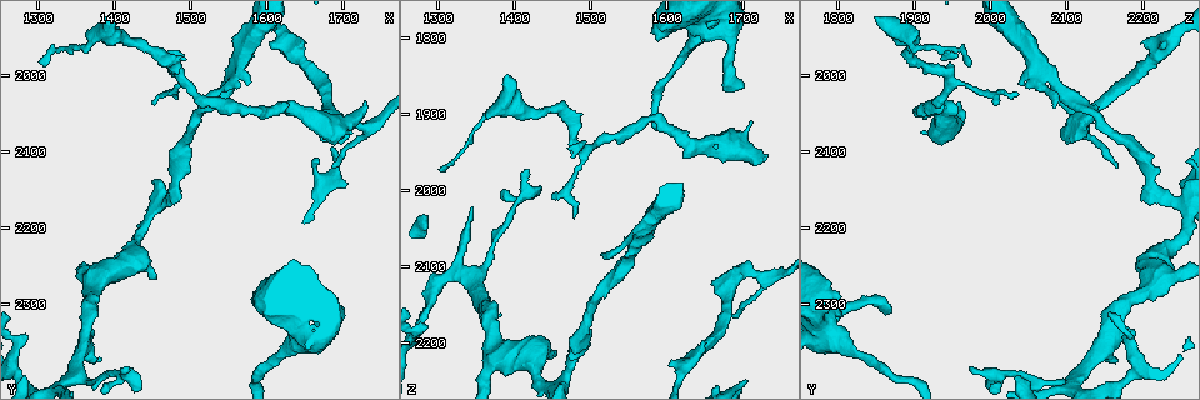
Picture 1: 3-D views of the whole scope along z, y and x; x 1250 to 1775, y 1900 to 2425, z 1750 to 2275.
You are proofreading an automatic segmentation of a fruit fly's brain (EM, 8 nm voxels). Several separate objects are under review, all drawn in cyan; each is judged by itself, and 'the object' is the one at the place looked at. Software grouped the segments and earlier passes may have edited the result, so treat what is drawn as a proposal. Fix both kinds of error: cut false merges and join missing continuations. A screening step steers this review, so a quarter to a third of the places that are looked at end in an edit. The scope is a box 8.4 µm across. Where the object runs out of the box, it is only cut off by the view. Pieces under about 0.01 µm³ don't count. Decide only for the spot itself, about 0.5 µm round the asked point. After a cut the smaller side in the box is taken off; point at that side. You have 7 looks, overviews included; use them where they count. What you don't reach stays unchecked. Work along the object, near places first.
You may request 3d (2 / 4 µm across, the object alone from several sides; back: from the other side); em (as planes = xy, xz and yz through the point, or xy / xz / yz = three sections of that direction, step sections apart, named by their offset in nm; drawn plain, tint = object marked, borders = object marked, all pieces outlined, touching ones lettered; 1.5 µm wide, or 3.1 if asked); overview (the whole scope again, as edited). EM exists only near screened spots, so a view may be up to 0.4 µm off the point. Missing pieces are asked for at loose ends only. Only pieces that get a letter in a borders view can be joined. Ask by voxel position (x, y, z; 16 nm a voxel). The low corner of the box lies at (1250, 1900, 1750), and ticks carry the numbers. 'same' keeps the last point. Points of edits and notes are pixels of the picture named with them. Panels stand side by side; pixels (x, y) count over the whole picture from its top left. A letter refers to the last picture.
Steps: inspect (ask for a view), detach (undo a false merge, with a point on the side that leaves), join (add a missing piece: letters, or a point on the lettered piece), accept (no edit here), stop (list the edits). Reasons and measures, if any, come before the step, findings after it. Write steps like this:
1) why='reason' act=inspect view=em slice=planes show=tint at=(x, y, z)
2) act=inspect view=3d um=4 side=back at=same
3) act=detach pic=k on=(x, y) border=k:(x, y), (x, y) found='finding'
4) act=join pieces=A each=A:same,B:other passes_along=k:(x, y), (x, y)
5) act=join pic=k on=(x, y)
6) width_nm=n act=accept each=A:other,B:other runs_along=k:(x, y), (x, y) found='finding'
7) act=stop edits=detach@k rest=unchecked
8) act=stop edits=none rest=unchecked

act=inspect view=3d um=2 at=(1695, 2310, 1860)

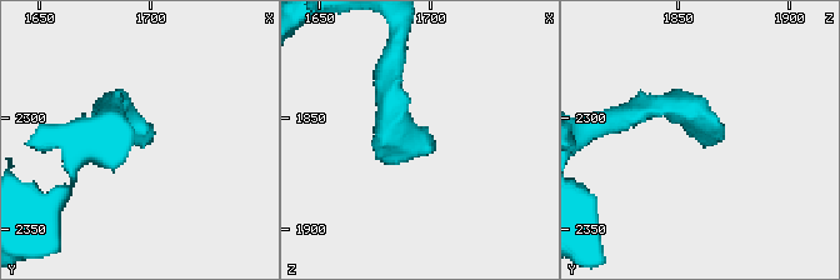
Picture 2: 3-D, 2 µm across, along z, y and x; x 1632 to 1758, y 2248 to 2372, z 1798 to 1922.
act=inspect view=em slice=planes show=borders at=(1699, 2313, 1862)

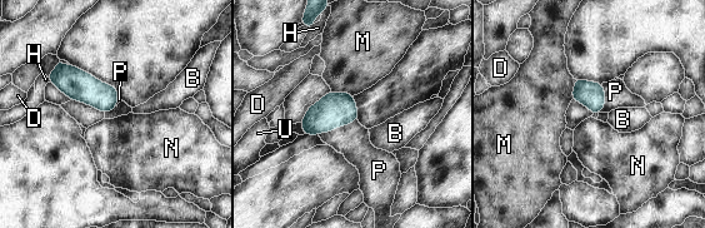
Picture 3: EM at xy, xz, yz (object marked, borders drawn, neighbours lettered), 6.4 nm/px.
act=join pieces=P each=B:other,D:other,H:other,M:other,N:other,P:same,U:other passes_along=3:(333, 110), (336, 127), (353, 140) found='the neuron continues'

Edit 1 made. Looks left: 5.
why='branch point' act=inspect view=3d um=4 at=(1725, 2065, 2110)

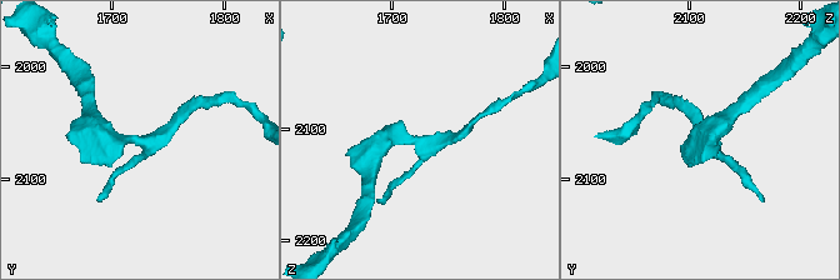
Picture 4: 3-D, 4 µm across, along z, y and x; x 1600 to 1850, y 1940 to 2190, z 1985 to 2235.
why='need the tissue' act=inspect view=em slice=planes show=borders at=(1726, 2068, 2116)

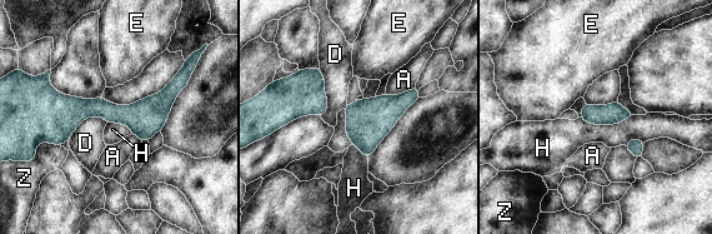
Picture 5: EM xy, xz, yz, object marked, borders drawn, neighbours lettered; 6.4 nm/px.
act=accept each=A:other,D:other,E:other,H:other,Z:other border=5:(633, 115), (615, 124), (580, 118) found='one neuron here'

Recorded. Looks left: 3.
why='tapers out' act=inspect view=em slice=xz step=8 show=borders at=(1450, 2270, 2220)

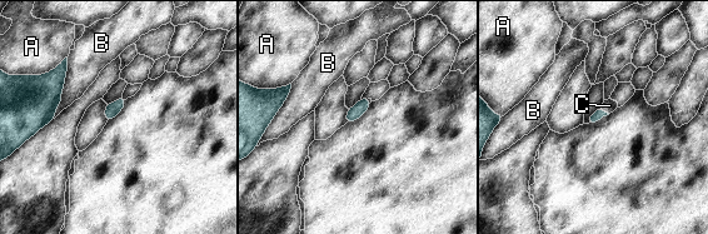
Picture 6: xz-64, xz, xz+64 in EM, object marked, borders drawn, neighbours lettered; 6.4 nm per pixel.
act=join pieces=C each=A:other,B:other,C:same passes_along=6:(598, 114), (603, 110), (609, 105) found='it goes on there'

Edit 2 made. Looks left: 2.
act=stop edits=join@3,join@6 rest=unchecked

